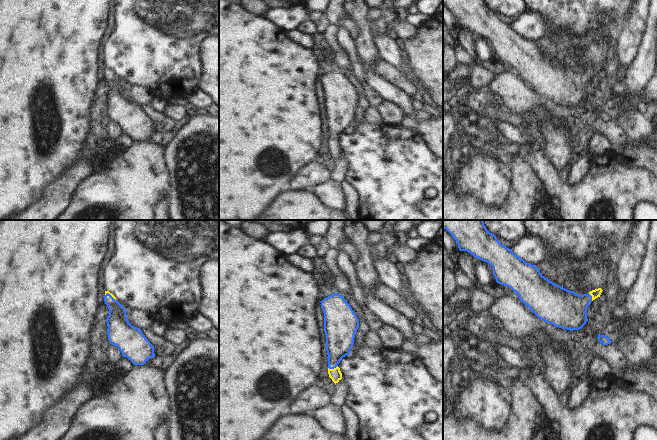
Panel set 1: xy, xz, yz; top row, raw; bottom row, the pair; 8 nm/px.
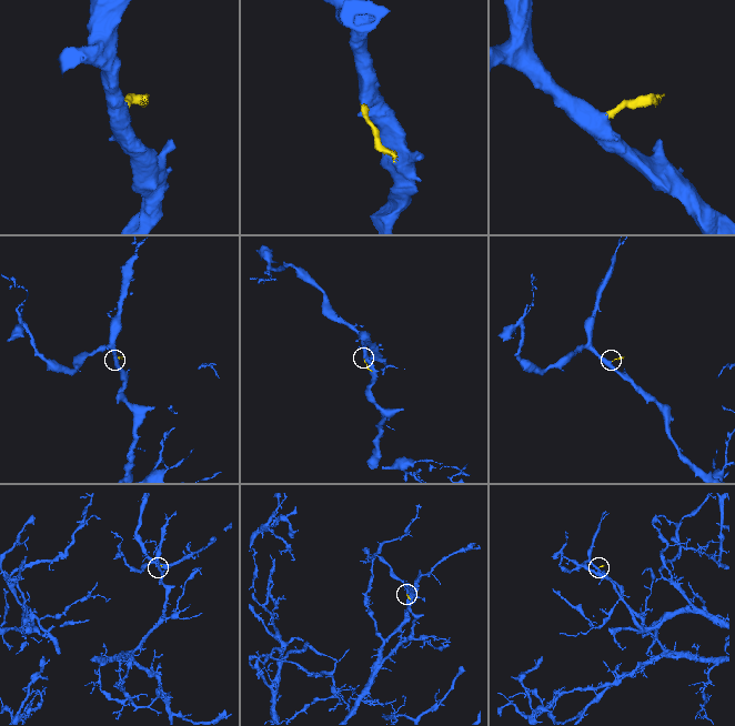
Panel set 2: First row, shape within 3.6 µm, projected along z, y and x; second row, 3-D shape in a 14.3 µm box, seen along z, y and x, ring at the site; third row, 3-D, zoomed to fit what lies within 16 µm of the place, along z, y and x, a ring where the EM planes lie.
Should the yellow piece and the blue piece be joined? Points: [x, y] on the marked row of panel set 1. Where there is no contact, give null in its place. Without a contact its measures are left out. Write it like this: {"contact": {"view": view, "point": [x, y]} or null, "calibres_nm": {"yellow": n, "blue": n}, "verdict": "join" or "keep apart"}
{"contact": {"view": "xz", "point": [332, 369]}, "calibres_nm": {"yellow": 100, "blue": 220}, "verdict": "join"}

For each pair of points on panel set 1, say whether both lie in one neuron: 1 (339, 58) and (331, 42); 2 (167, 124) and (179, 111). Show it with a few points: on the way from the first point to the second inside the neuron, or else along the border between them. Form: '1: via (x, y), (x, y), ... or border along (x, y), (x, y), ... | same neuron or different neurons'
1: via (339, 54), (333, 46) | same neuron
2: border along (163, 112), (168, 114), (177, 125) | different neurons

